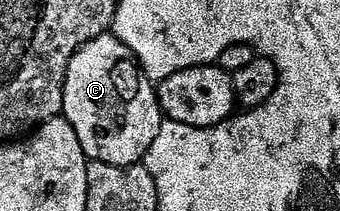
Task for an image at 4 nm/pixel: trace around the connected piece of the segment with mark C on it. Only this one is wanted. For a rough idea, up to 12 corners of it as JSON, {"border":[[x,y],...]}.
{"border":[[111,32],[69,60],[62,117],[91,162],[142,163],[165,121]]}

